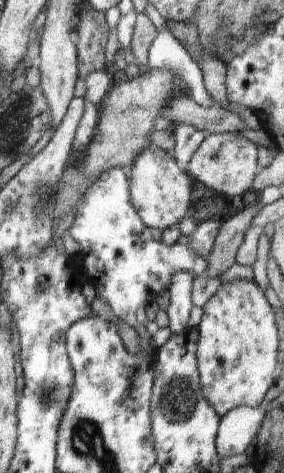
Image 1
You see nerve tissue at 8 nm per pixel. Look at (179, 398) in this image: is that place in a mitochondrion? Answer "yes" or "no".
yes

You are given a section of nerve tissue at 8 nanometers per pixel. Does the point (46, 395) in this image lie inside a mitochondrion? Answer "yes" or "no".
yes

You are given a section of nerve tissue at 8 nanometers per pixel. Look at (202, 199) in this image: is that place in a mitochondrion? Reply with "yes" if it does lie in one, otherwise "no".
yes

